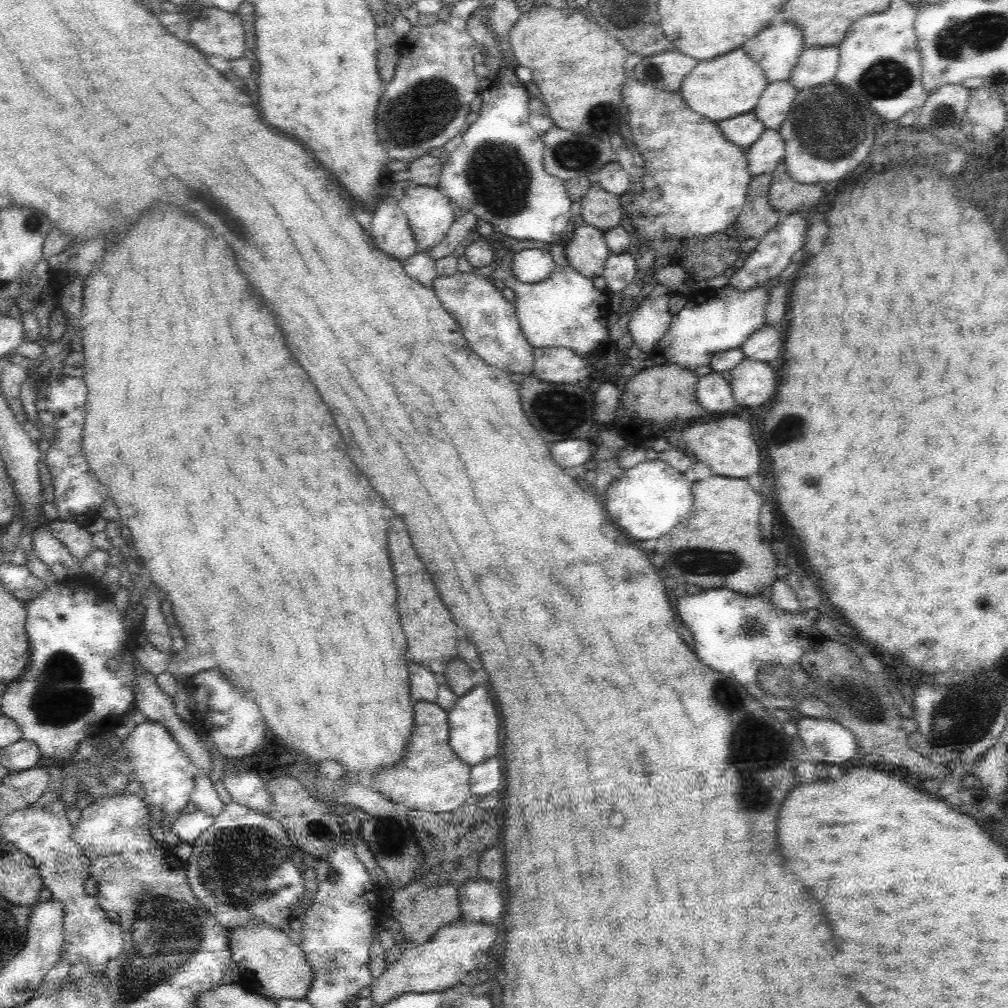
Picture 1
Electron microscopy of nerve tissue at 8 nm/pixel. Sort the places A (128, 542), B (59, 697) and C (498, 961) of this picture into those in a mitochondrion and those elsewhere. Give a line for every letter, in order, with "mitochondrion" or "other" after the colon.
A: other
B: mitochondrion
C: other

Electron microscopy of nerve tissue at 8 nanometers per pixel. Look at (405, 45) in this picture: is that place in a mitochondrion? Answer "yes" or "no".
no

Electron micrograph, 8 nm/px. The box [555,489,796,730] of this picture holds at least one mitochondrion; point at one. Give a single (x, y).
(702, 559)

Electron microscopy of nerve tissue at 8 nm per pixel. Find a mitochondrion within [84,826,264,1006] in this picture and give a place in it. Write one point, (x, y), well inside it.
(166, 912)

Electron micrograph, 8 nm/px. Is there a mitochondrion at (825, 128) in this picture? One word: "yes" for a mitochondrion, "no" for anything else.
yes

